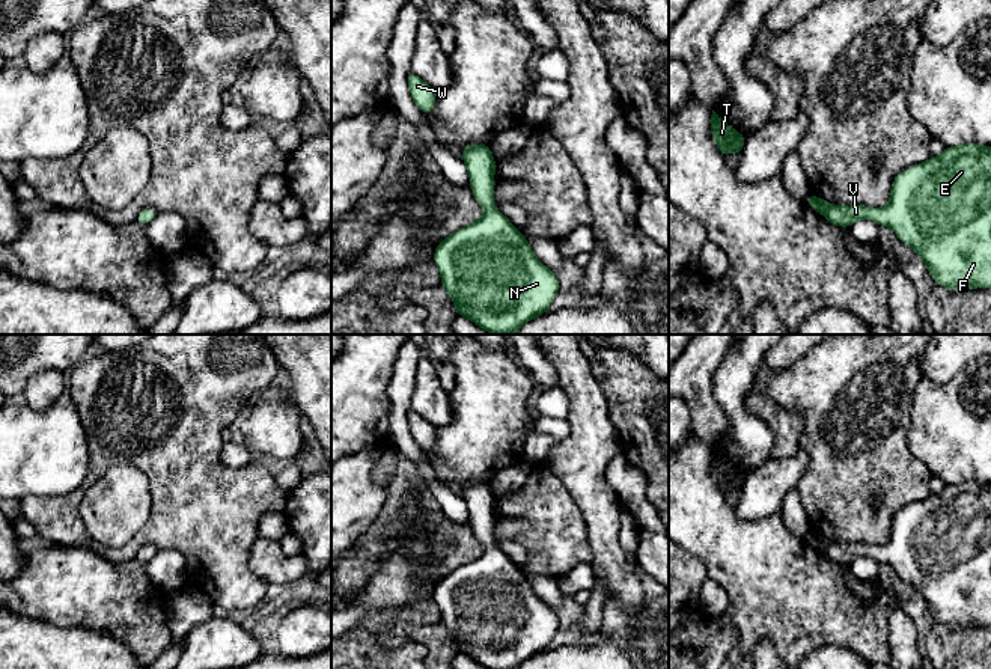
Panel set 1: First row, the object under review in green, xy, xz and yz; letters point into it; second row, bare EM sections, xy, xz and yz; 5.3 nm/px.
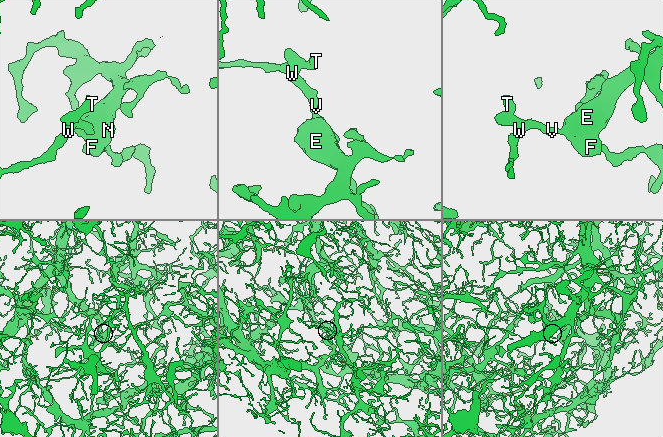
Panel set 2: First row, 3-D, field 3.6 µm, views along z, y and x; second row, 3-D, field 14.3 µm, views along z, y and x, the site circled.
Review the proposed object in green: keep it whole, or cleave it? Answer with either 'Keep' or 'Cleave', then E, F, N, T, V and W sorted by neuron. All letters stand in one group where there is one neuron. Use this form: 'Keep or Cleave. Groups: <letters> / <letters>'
Keep. Groups: E F N T V W

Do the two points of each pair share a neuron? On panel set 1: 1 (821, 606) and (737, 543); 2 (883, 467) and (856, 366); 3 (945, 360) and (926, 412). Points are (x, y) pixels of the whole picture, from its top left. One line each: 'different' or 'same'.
1: same
2: same
3: different

